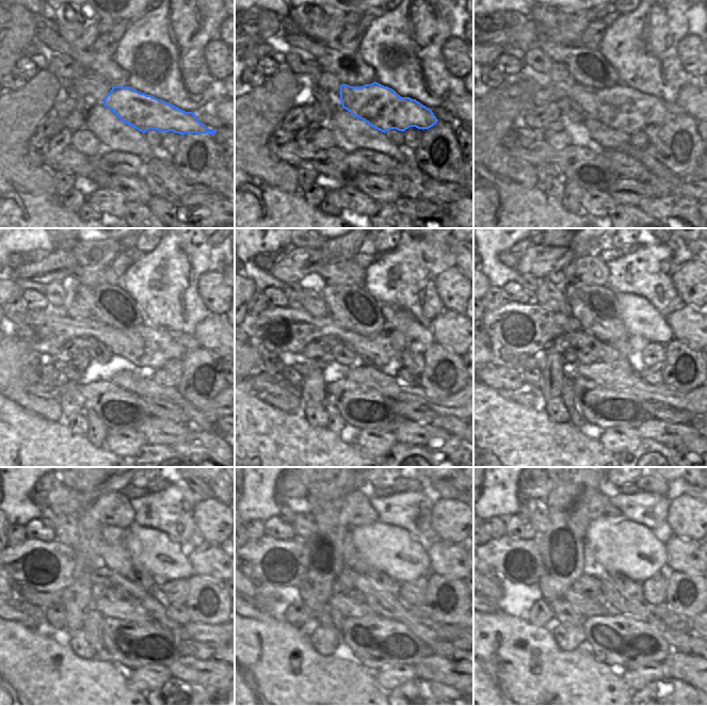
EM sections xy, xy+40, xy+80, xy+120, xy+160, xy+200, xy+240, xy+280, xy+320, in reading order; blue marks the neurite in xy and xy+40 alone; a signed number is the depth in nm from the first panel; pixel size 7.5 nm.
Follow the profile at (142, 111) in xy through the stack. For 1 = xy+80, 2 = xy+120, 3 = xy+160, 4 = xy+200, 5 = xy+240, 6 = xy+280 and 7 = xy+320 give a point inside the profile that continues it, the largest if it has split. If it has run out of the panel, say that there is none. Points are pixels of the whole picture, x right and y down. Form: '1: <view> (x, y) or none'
1: xy+80 (624, 109)
2: xy+120 (145, 346)
3: xy+160 (286, 331)
4: xy+200 (524, 329)
5: xy+240 (47, 567)
6: xy+280 (280, 563)
7: xy+320 (518, 561)

